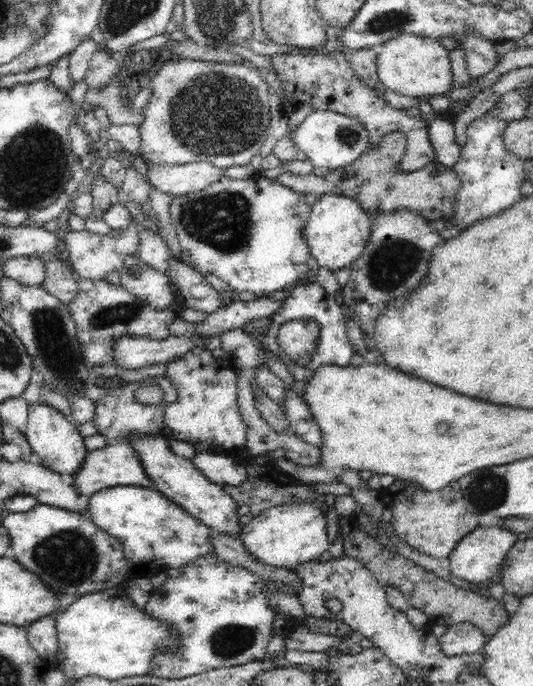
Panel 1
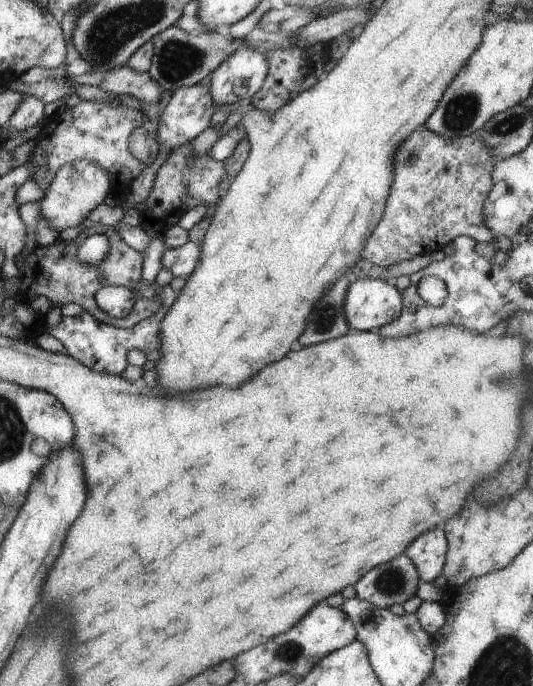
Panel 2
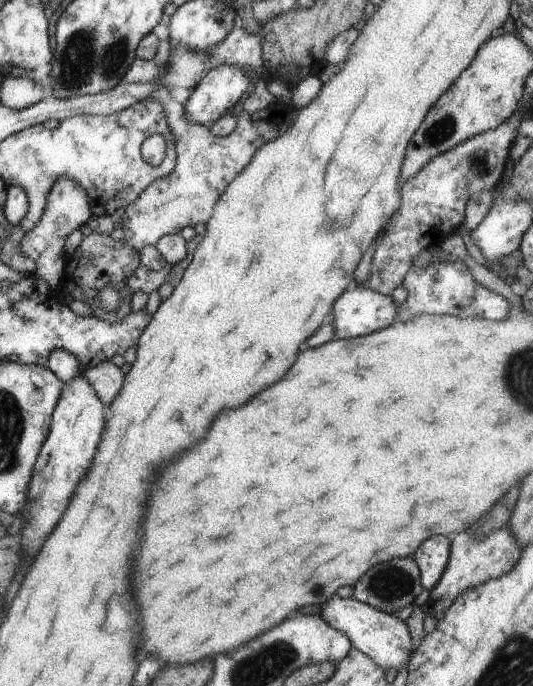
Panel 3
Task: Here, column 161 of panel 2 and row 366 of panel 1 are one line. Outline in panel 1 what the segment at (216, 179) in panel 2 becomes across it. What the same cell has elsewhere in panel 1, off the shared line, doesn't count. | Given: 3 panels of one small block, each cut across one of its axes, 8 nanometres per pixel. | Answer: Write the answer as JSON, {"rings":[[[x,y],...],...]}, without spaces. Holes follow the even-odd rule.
{"rings":[[[203,348],[193,349],[176,361],[167,364],[166,377],[178,389],[177,400],[164,408],[164,425],[167,434],[192,444],[198,453],[212,453],[241,458],[246,446],[246,424],[238,405],[238,385],[236,385],[238,368],[221,368],[220,360],[215,360],[210,351]]]}

